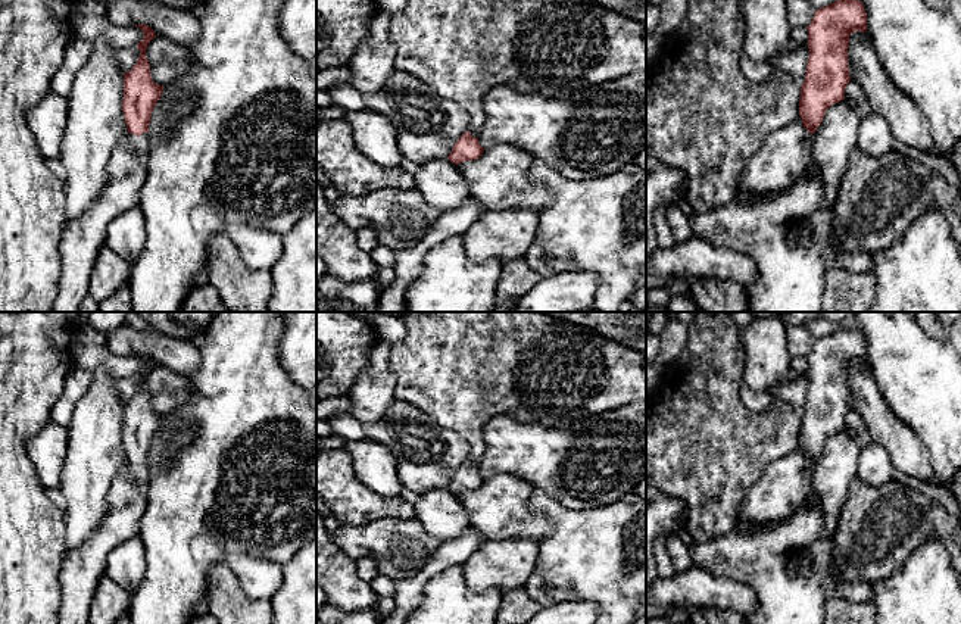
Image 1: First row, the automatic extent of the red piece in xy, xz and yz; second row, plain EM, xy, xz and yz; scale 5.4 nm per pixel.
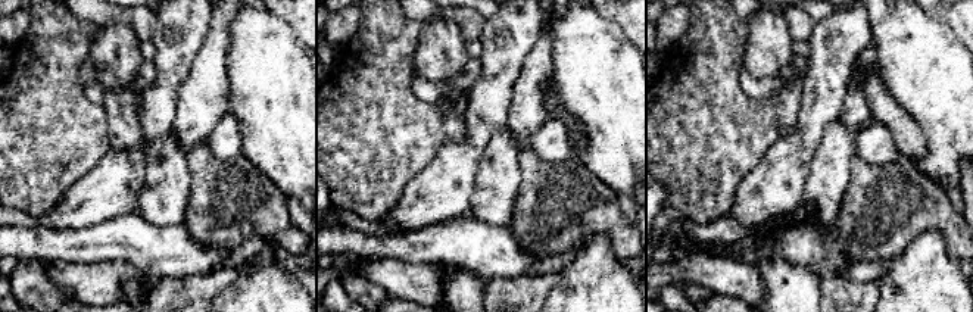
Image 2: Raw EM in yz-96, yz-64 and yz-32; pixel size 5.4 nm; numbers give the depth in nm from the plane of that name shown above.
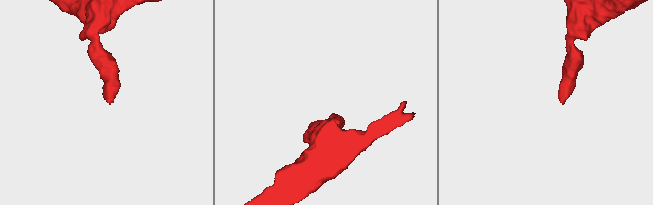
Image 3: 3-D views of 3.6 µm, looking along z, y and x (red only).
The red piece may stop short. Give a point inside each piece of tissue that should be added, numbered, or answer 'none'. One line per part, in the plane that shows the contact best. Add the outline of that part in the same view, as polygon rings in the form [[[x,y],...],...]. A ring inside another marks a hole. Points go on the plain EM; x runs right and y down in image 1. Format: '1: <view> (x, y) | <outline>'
1: yz (783, 486) | [[[801,446],[770,462],[742,499],[734,530],[745,531],[752,525],[770,525],[793,517],[809,494],[812,469]]]

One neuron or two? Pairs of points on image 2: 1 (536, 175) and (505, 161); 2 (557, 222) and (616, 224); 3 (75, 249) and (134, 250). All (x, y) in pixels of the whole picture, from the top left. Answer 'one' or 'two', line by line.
1: two
2: one
3: one

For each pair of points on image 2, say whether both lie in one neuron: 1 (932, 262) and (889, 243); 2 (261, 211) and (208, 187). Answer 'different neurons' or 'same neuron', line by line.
1: different neurons
2: same neuron

